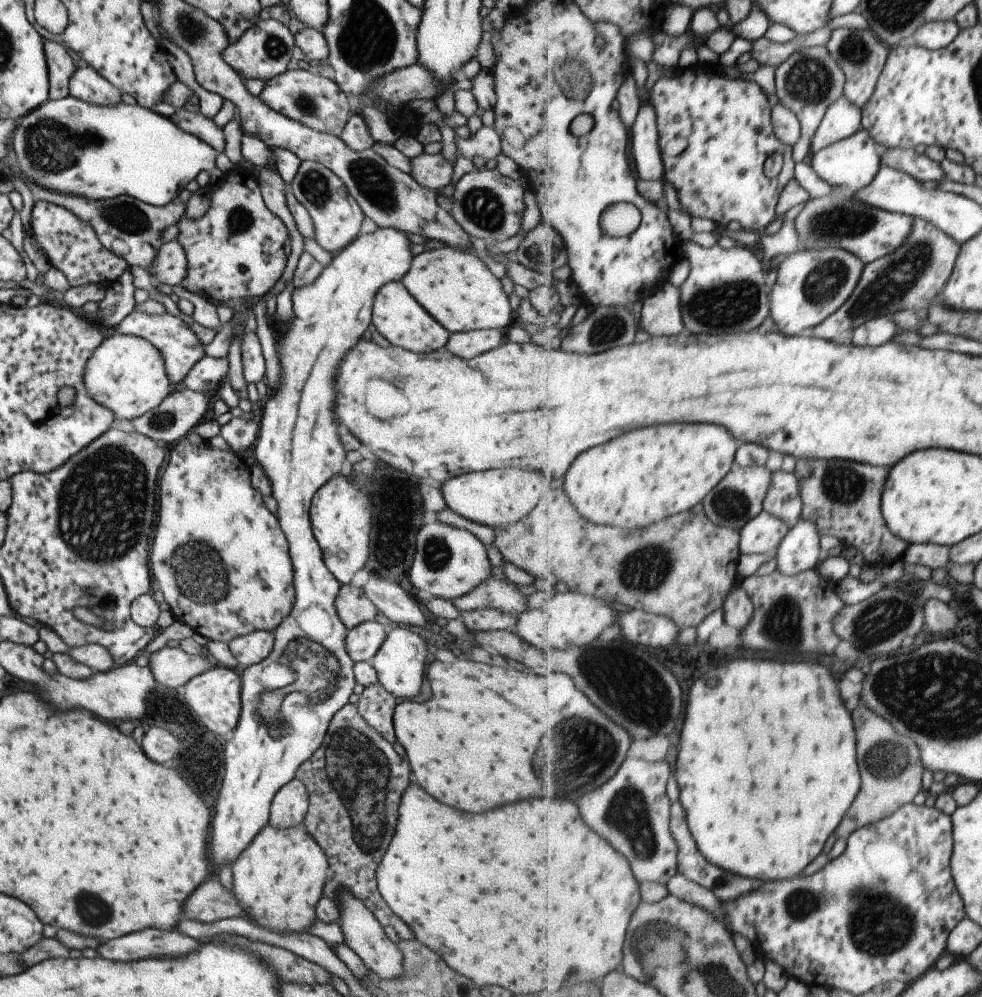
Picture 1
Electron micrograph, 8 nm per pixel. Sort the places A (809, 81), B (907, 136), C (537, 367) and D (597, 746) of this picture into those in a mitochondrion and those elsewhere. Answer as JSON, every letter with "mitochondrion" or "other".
{"A":"mitochondrion","B":"other","C":"other","D":"mitochondrion"}

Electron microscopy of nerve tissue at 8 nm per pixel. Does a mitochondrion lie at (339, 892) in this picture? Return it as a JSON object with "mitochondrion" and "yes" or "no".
{"mitochondrion":"no"}

